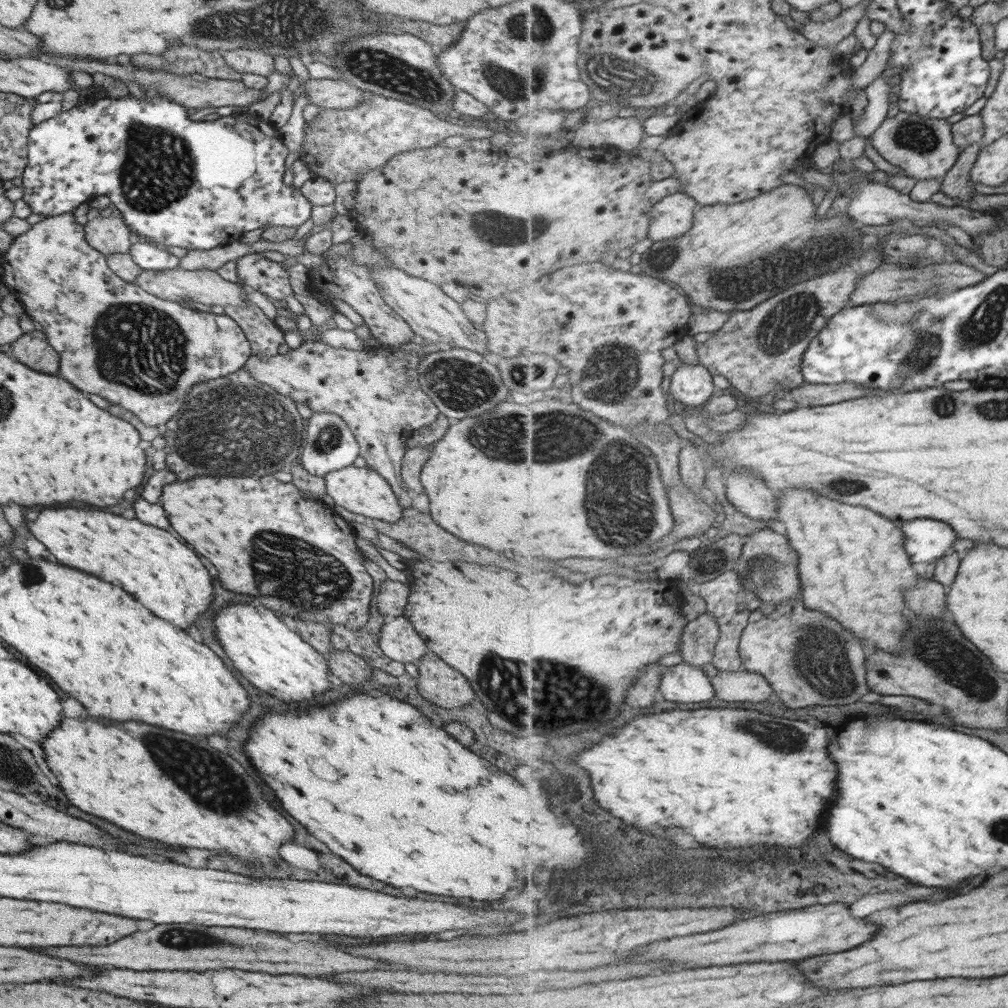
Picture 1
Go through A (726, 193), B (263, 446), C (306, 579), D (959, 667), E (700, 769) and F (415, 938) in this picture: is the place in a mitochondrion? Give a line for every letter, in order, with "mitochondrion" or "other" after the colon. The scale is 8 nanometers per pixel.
A: other
B: mitochondrion
C: mitochondrion
D: mitochondrion
E: other
F: other

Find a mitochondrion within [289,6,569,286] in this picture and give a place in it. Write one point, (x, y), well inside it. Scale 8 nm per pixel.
(373, 67)

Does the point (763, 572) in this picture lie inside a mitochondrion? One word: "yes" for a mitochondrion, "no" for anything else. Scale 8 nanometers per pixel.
yes

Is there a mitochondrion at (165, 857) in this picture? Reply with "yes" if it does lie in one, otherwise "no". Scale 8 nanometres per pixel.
no

